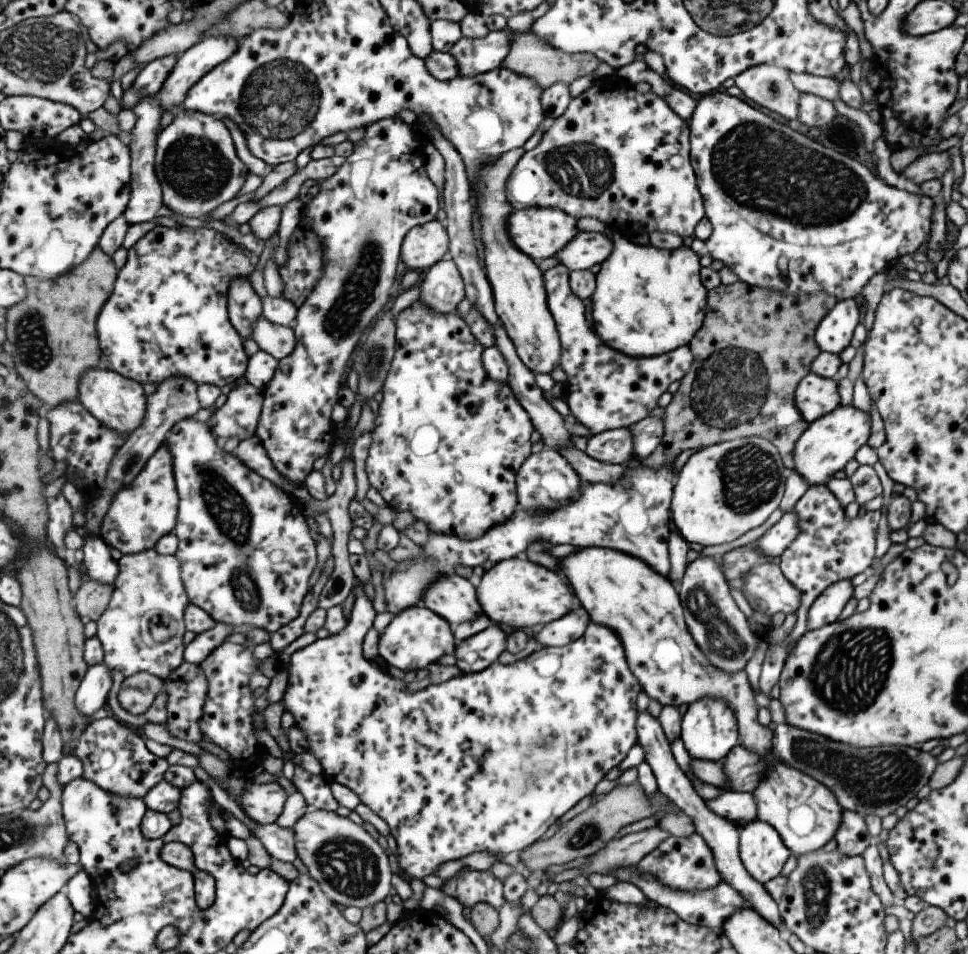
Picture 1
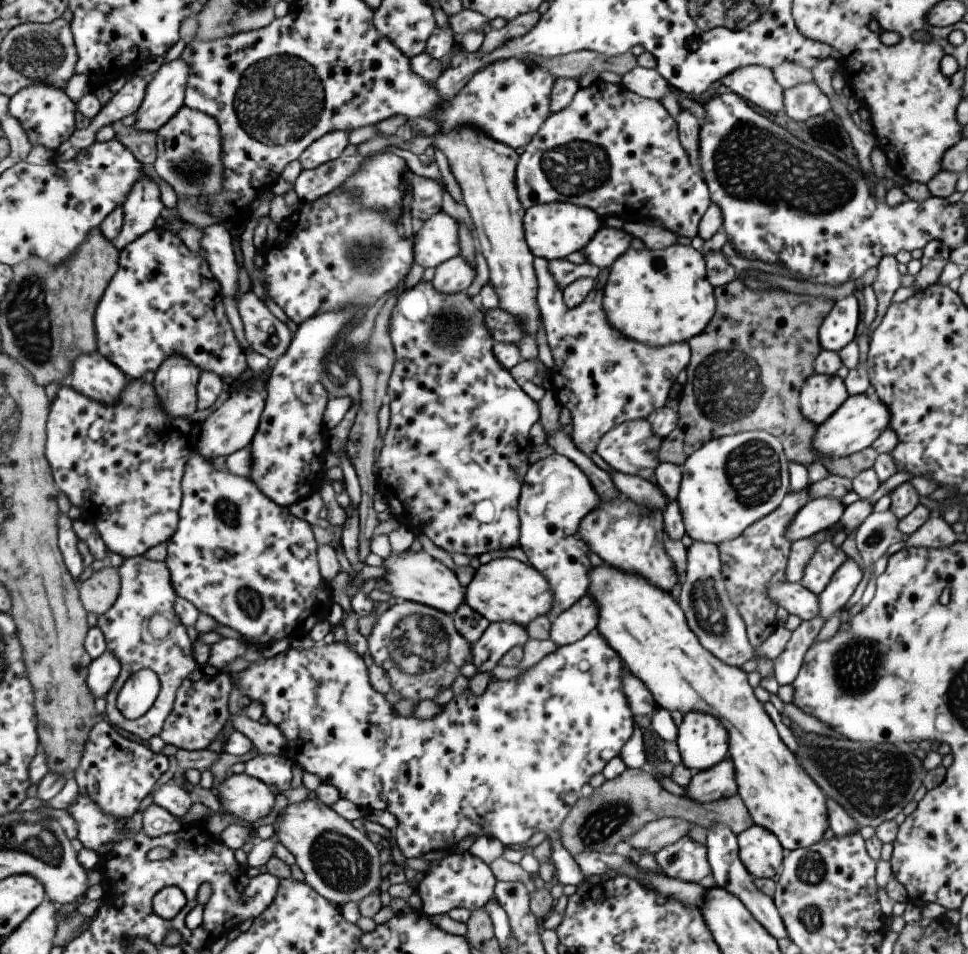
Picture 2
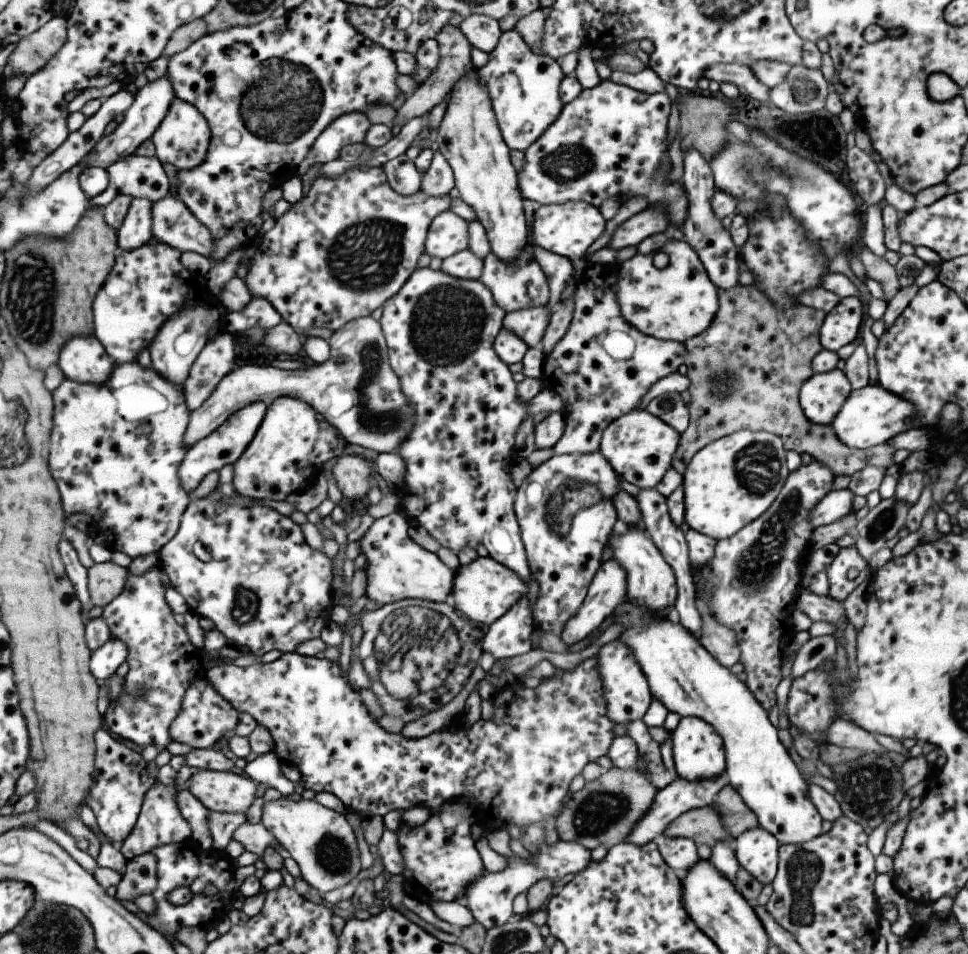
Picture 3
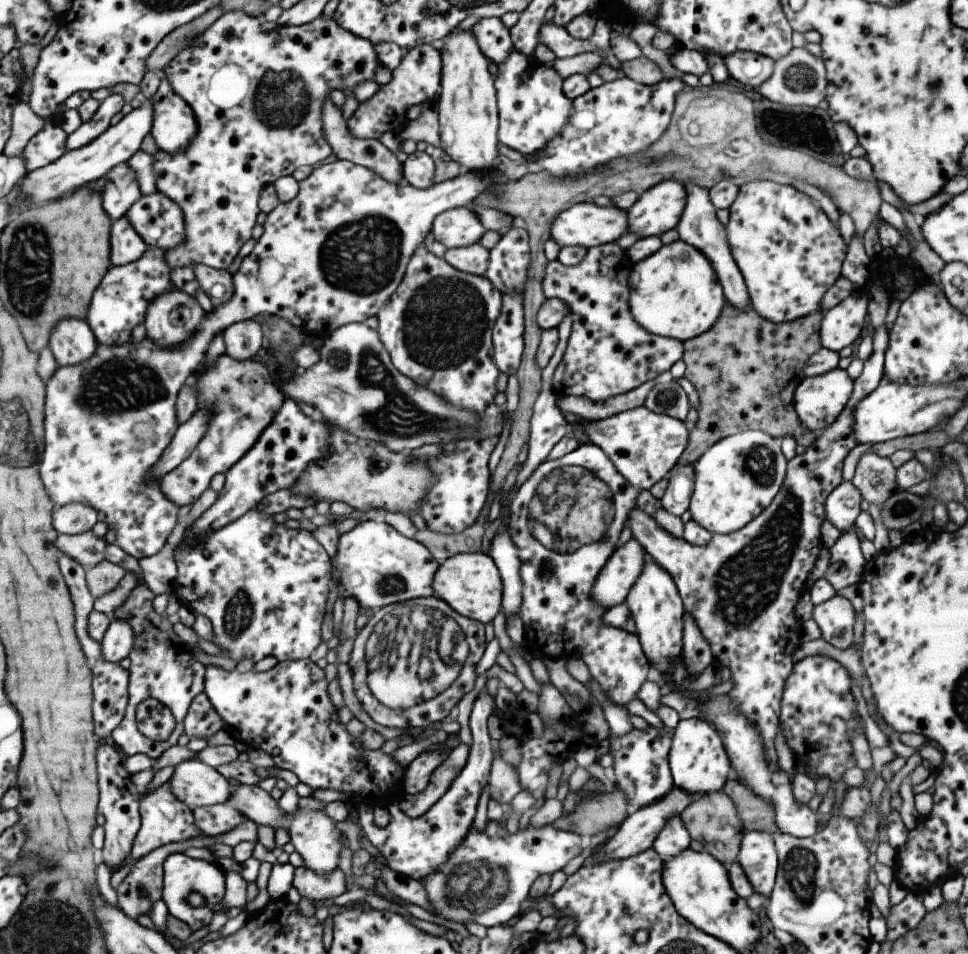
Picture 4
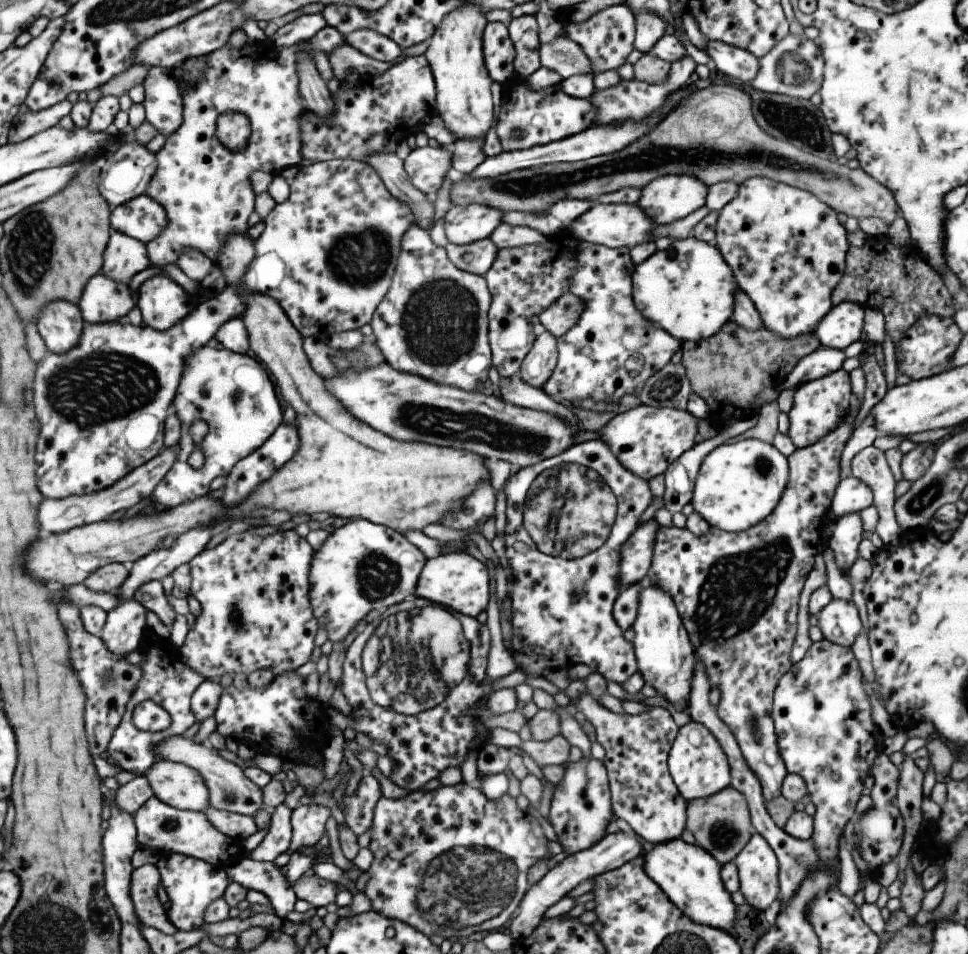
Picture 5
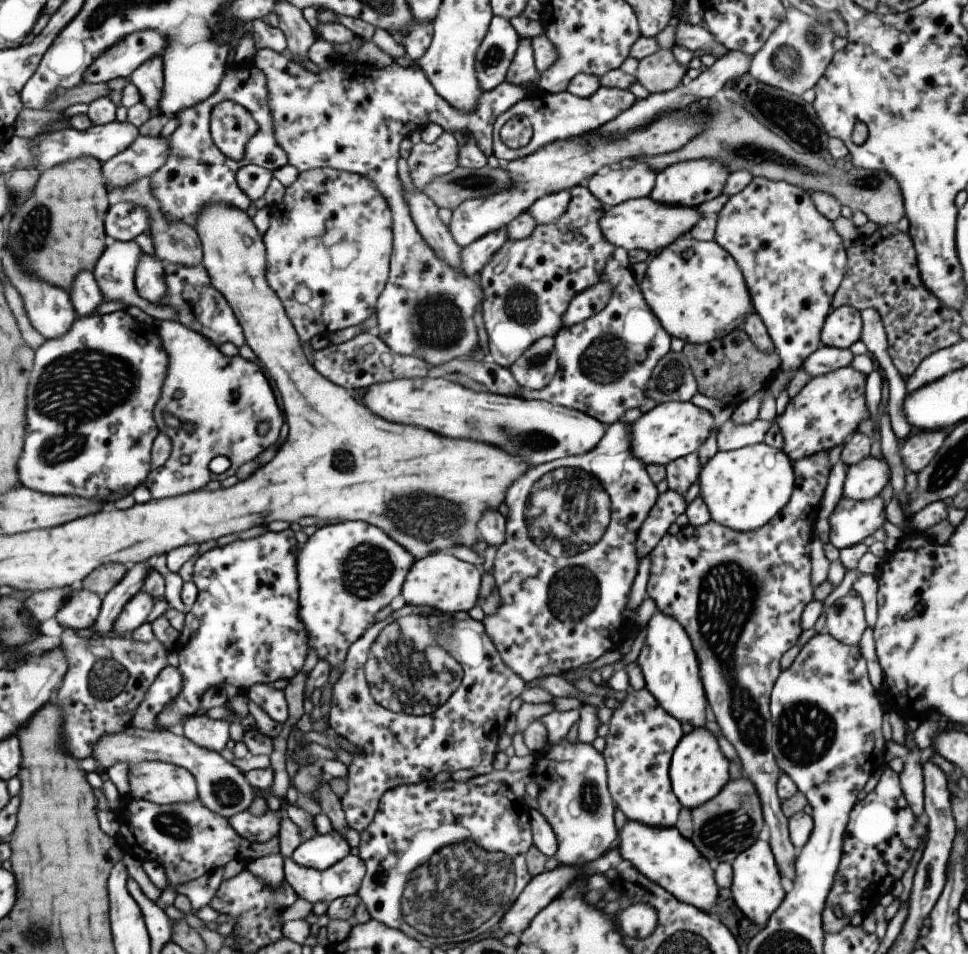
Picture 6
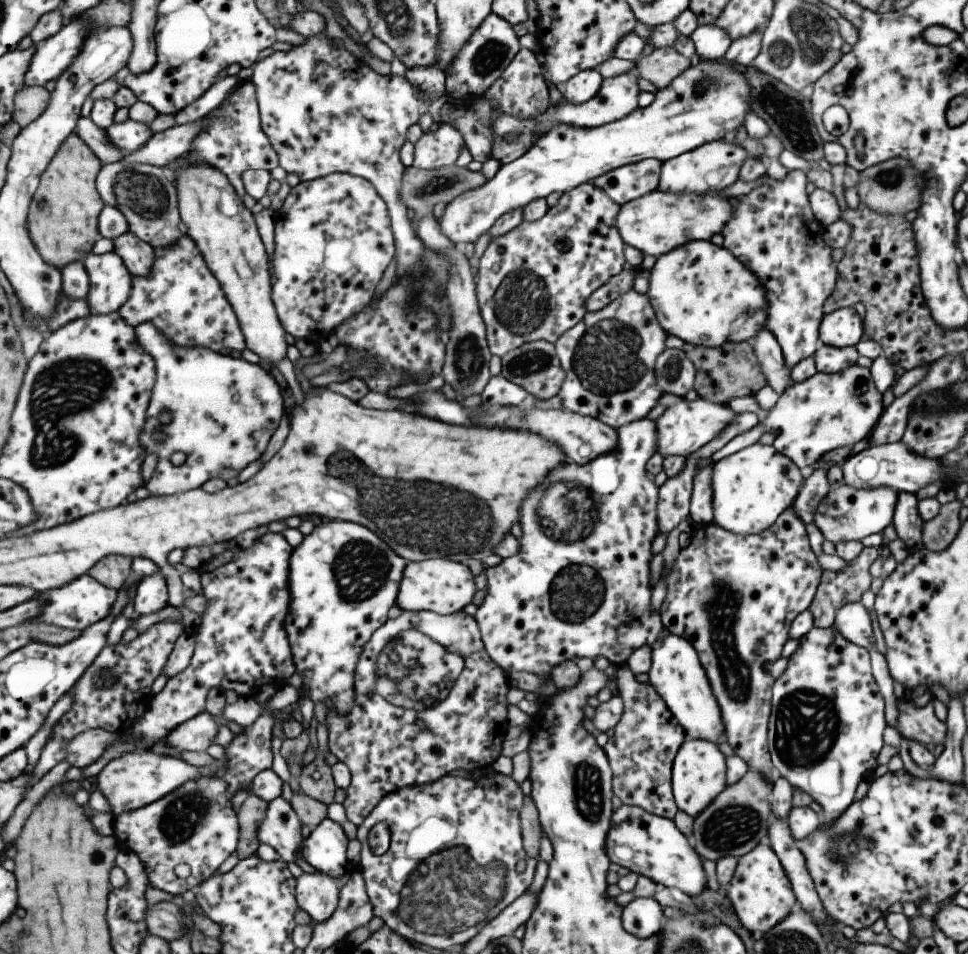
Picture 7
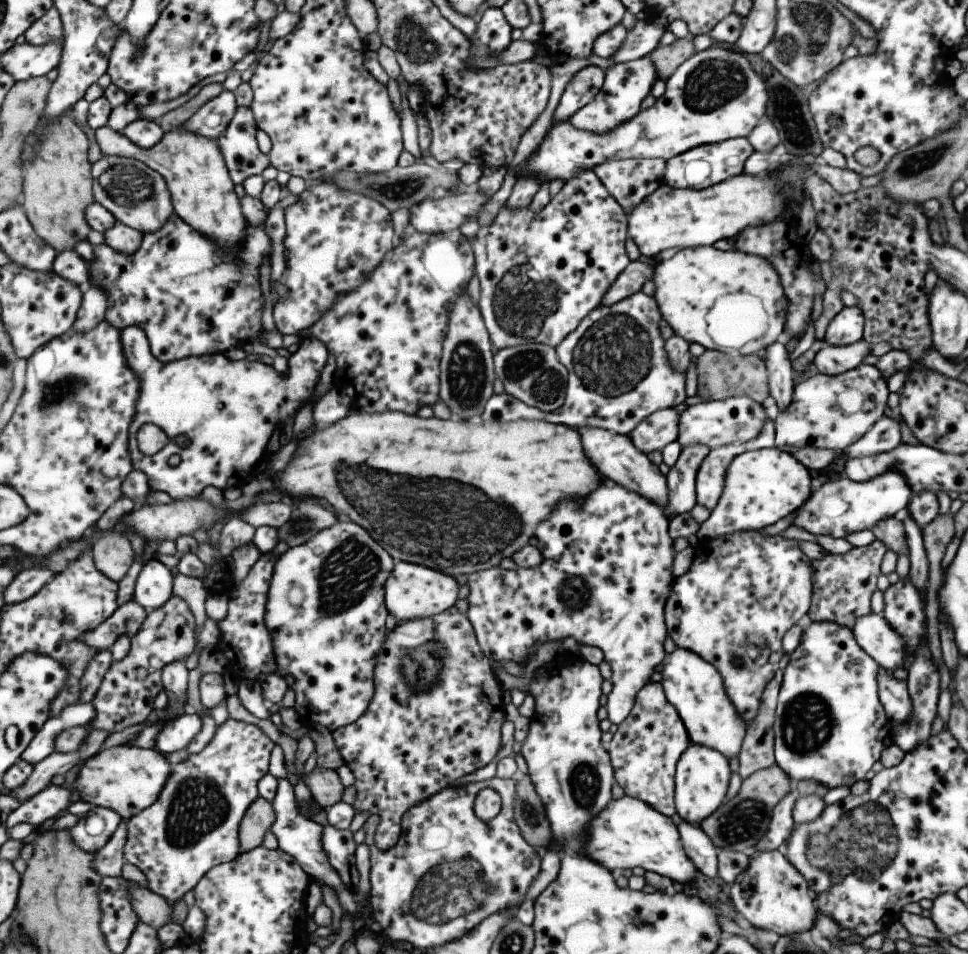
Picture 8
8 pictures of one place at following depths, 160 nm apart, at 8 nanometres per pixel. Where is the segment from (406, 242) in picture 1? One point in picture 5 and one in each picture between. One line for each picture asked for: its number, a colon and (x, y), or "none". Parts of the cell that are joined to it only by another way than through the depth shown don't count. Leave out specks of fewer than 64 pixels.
2: (435, 239)
3: (447, 234)
4: (458, 227)
5: (463, 225)

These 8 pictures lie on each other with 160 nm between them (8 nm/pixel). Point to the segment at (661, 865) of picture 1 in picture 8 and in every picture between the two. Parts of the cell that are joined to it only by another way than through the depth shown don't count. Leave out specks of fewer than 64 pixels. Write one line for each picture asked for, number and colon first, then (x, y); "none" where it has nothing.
2: (685, 860)
3: (679, 853)
4: (673, 838)
5: (642, 793)
6: (641, 736)
7: (640, 751)
8: (643, 751)

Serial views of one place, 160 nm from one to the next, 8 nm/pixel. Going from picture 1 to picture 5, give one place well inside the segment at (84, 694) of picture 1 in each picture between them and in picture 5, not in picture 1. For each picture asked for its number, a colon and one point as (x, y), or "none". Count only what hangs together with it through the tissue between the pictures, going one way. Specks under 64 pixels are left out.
2: (103, 671)
3: (104, 662)
4: (116, 644)
5: (125, 623)

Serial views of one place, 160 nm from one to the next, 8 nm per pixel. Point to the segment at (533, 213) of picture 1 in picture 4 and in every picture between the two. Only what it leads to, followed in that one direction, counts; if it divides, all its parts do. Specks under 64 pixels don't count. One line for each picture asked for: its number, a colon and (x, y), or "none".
2: (551, 231)
3: (567, 229)
4: (586, 225)

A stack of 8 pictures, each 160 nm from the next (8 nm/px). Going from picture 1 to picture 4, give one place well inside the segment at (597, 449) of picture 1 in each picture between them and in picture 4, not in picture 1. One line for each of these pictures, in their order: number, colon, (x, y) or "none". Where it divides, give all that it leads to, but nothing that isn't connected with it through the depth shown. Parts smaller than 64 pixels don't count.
2: (631, 448)
3: (639, 447)
4: (644, 447)

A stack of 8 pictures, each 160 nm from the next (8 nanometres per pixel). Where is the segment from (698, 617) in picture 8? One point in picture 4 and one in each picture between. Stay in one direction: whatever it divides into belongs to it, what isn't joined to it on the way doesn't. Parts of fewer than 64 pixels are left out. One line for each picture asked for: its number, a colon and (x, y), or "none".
4: (741, 589)
5: (736, 594)
6: (738, 596)
7: (732, 597)

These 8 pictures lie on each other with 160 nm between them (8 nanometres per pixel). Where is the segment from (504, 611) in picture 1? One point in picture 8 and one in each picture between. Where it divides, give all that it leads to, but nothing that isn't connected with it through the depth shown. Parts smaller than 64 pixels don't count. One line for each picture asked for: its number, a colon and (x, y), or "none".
2: (505, 590)
3: (483, 590)
4: (469, 583)
5: (459, 583)
6: (440, 583)
7: (439, 585)
8: (411, 591)

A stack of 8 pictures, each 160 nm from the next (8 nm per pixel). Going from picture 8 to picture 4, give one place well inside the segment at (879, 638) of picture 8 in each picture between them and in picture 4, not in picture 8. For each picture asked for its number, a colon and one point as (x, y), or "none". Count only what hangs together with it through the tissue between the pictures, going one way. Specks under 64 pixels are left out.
4: (835, 617)
5: (838, 621)
6: (844, 618)
7: (851, 620)

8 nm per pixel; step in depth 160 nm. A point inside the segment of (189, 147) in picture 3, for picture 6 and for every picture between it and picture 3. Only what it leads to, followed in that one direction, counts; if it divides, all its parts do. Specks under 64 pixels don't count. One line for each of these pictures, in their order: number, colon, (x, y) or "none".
4: (173, 127)
5: (162, 103)
6: (147, 77)

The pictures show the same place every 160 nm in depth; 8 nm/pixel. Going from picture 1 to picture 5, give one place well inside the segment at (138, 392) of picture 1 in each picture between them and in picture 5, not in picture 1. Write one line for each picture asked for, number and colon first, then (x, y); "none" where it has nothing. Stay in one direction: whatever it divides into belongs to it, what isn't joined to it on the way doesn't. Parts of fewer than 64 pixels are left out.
2: (92, 375)
3: (83, 359)
4: (73, 342)
5: (61, 323)

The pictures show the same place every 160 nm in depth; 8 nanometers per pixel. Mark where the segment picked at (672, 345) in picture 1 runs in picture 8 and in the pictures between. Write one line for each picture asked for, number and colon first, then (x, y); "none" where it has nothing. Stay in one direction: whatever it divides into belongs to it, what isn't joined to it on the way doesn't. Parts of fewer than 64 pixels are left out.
2: (660, 297)
3: (674, 303)
4: (673, 292)
5: (688, 289)
6: (696, 291)
7: (699, 292)
8: (729, 300)

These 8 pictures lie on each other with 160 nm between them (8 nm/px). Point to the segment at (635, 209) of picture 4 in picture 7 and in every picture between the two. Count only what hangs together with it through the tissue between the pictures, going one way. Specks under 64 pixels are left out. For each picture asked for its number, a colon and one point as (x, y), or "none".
5: (666, 198)
6: (688, 183)
7: (713, 166)

